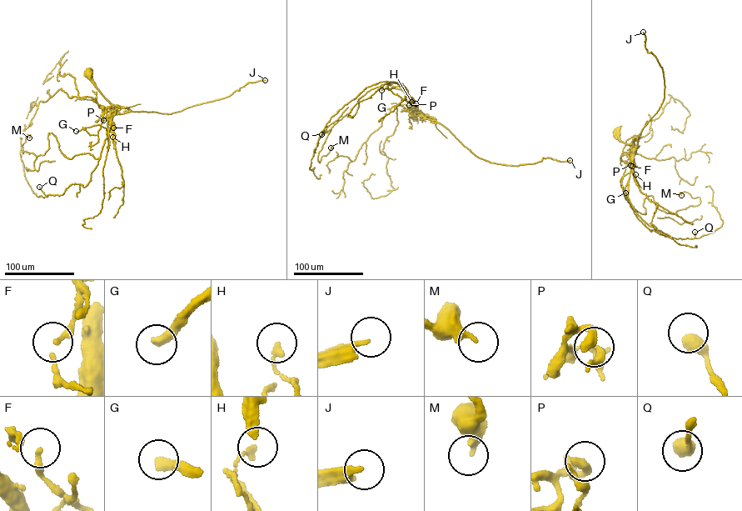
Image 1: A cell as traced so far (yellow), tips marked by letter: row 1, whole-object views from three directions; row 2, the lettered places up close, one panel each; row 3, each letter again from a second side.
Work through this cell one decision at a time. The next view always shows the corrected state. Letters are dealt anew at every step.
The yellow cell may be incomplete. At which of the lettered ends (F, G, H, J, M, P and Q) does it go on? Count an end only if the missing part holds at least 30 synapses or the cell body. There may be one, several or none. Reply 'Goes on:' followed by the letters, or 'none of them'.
Goes on: G, J

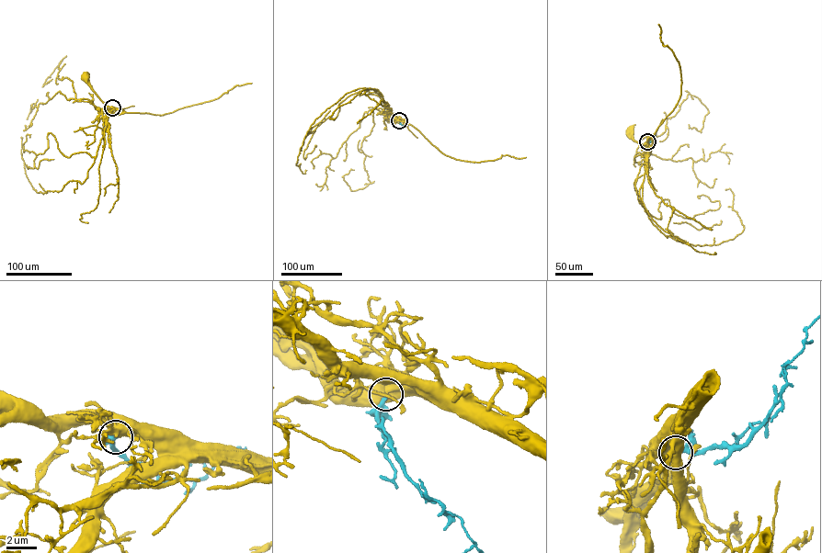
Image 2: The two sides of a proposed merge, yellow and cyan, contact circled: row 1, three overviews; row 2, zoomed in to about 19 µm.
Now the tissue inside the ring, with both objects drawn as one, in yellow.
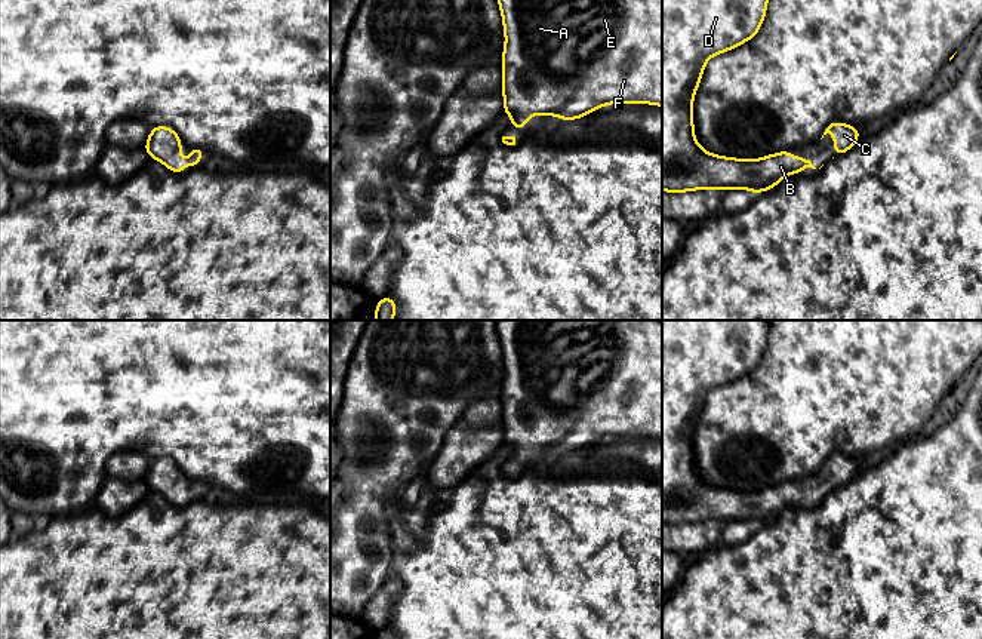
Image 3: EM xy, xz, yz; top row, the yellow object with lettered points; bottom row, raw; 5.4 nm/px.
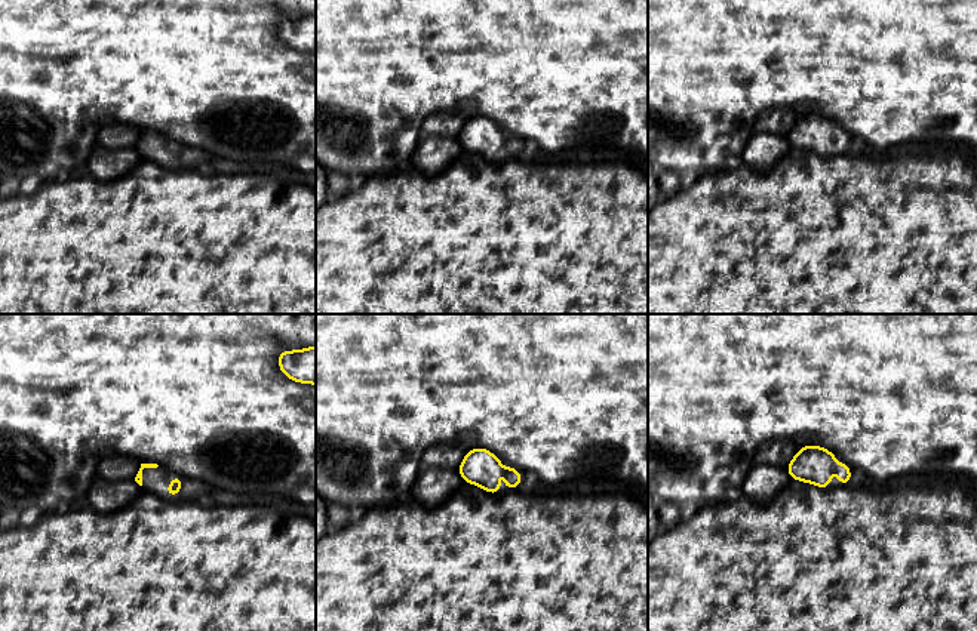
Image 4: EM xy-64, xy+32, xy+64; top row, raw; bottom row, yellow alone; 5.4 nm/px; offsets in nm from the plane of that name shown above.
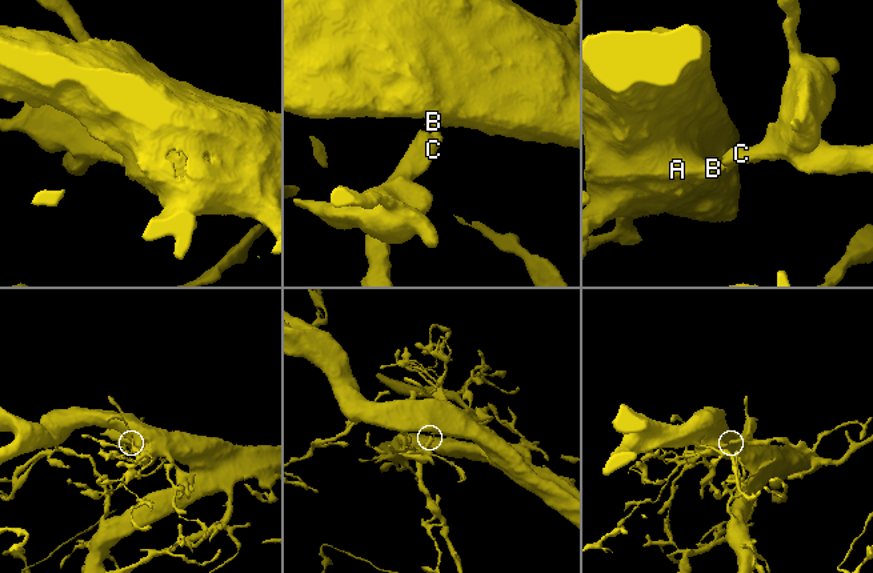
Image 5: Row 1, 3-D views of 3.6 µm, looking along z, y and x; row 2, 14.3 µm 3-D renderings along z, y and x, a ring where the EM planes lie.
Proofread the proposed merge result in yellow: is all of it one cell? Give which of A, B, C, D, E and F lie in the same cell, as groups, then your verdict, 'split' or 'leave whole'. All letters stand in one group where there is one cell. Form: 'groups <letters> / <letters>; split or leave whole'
groups A B C D E F; leave whole

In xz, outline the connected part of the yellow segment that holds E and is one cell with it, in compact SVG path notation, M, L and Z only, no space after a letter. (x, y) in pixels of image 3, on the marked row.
M498 0L505 44L502 50L504 111L512 119L511 129L526 129L530 116L557 116L561 122L584 116L609 104L649 104L662 107L662 0Z

